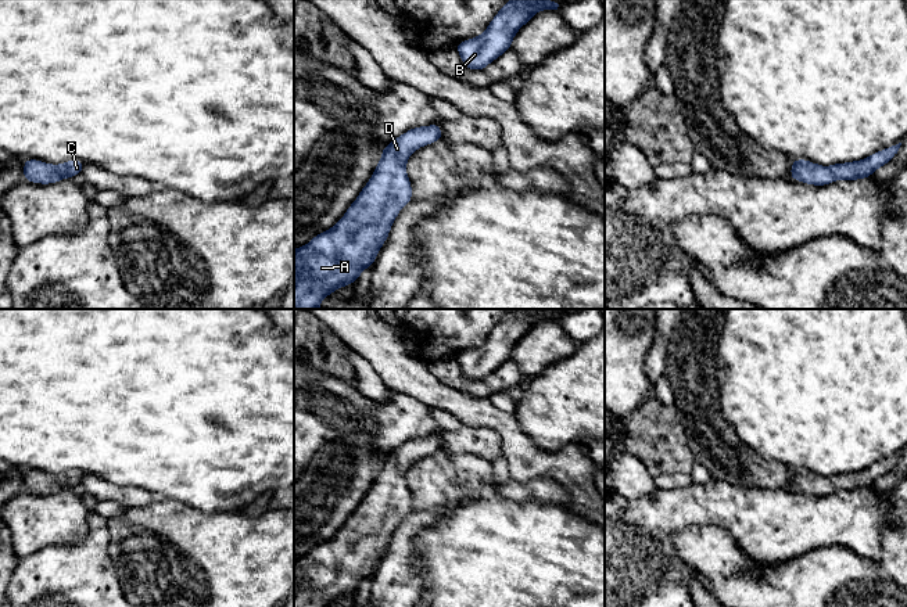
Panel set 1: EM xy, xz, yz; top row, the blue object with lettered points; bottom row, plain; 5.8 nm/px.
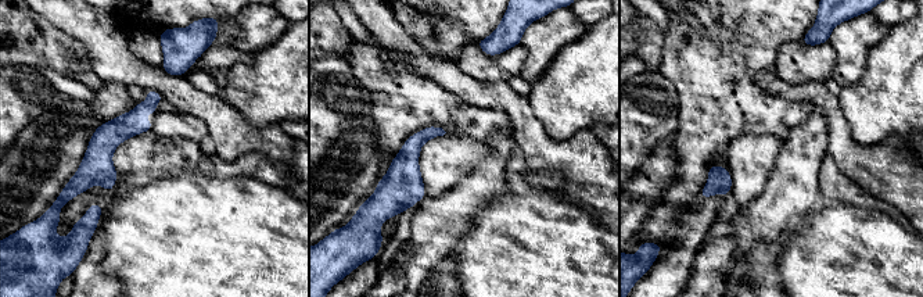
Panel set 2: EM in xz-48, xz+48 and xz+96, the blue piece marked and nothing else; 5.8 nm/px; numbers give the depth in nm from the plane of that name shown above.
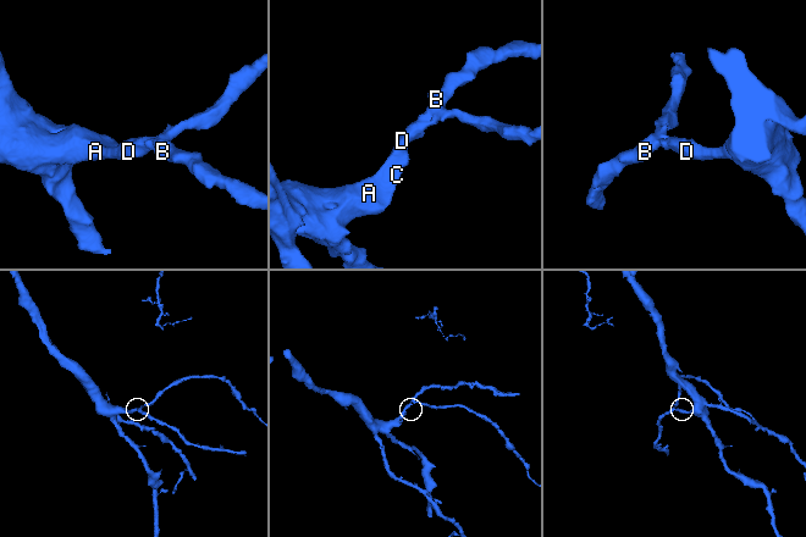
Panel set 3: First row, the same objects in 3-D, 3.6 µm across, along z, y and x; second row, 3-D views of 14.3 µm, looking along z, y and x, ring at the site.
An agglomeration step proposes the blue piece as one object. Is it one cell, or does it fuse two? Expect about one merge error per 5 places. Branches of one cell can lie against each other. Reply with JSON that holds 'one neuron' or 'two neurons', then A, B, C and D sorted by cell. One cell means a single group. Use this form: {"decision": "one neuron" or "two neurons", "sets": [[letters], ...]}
{"decision": "one neuron", "sets": [["A", "B", "C", "D"]]}

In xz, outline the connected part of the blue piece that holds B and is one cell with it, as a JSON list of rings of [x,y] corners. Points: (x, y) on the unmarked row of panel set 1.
[[[512,309],[505,313],[480,346],[455,356],[463,376],[473,381],[485,380],[488,374],[510,360],[517,341],[538,322],[558,320],[558,317],[558,313],[548,309]]]

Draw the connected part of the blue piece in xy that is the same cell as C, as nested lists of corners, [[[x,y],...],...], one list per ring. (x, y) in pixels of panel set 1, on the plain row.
[[[24,470],[24,489],[40,495],[57,493],[65,488],[72,489],[80,485],[83,477],[85,473],[80,470],[71,470],[60,475],[46,474],[39,470]]]

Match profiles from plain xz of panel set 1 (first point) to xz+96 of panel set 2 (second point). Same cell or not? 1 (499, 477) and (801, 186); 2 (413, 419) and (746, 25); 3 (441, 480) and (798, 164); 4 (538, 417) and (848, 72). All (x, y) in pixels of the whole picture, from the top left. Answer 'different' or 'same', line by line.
1: different
2: same
3: different
4: different

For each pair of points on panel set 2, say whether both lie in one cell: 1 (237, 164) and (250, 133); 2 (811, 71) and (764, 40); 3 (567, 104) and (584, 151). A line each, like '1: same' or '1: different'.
1: different
2: different
3: different

